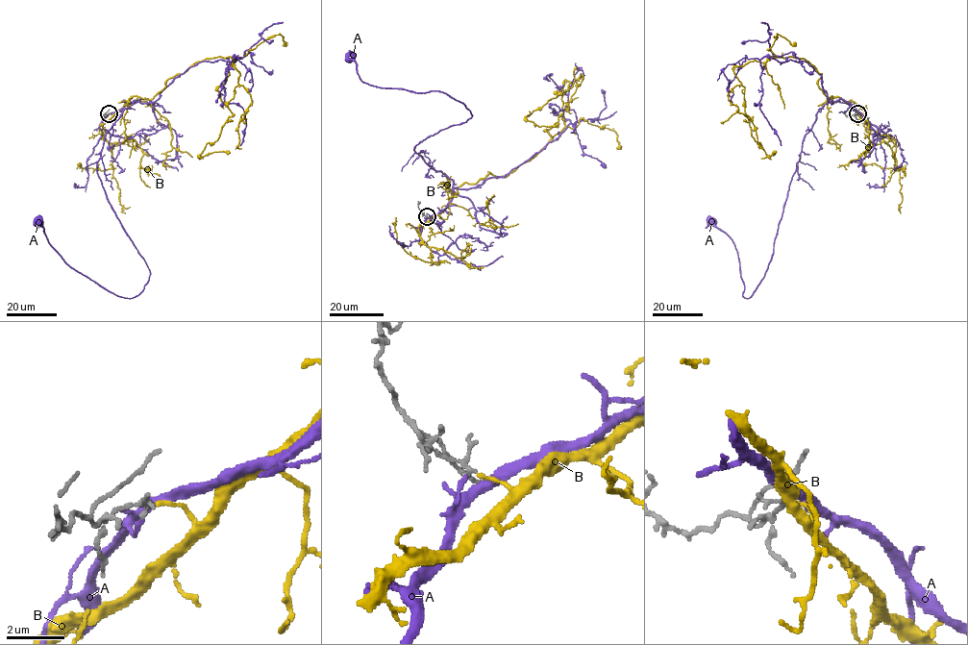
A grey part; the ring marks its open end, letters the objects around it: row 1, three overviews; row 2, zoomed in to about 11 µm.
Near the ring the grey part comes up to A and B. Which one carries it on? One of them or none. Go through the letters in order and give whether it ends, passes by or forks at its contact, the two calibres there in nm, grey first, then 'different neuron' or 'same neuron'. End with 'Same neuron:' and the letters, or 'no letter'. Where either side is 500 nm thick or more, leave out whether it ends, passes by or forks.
A: it ends | 110/120 nm | different neuron
B: it ends | 120/110 nm | same neuron
Same neuron: B

